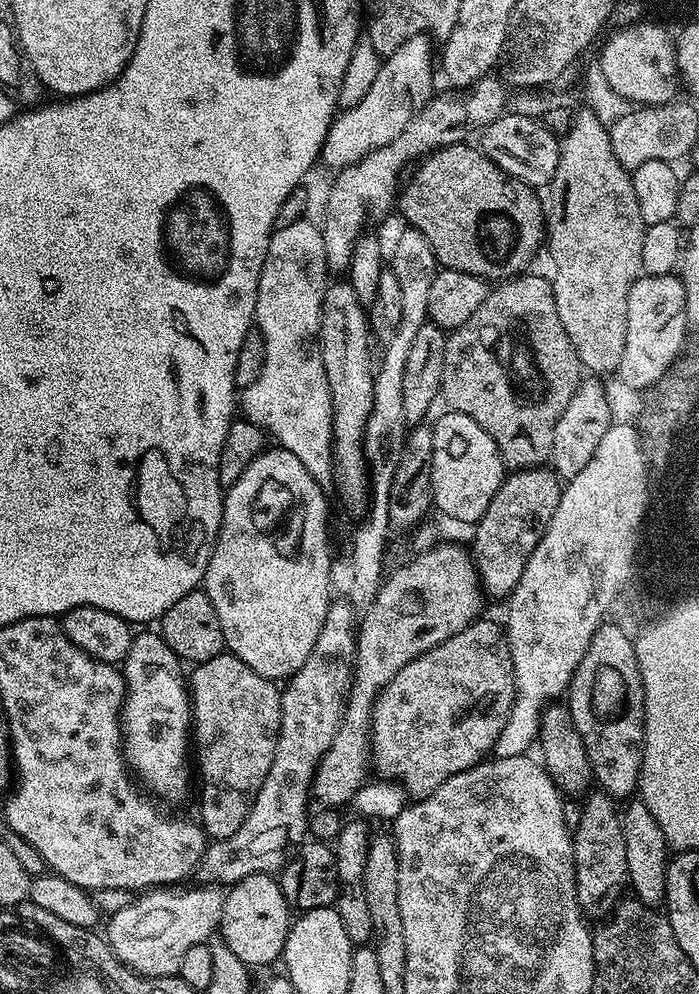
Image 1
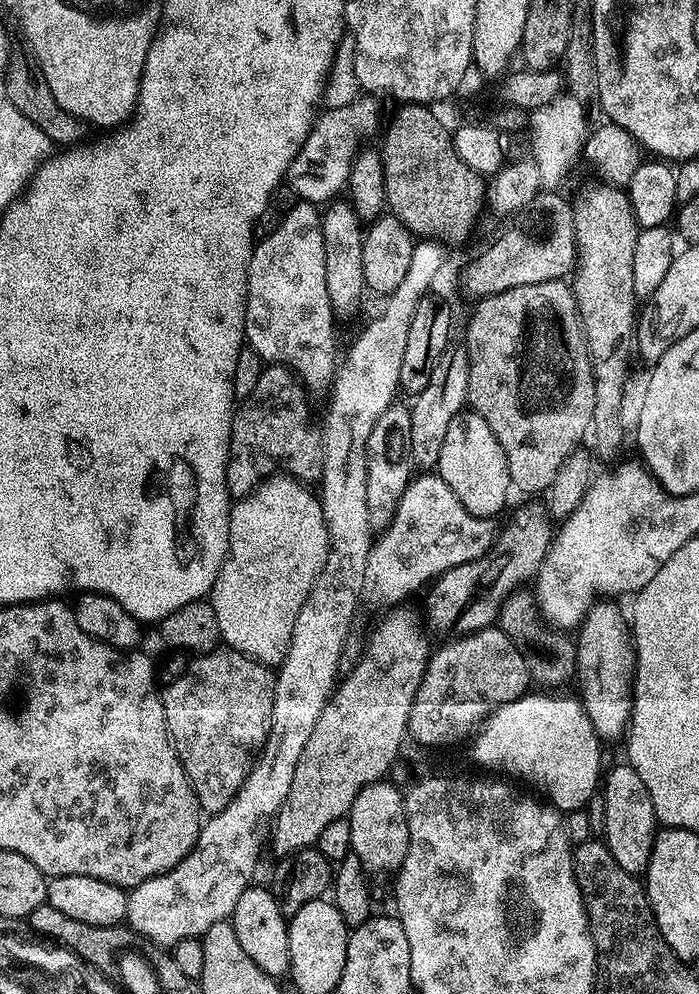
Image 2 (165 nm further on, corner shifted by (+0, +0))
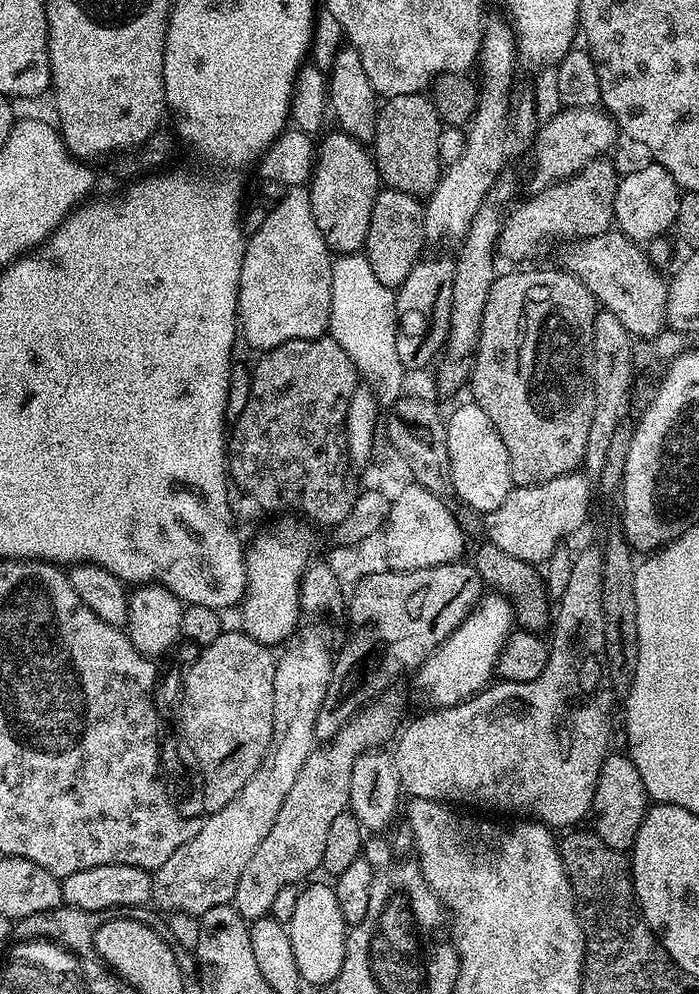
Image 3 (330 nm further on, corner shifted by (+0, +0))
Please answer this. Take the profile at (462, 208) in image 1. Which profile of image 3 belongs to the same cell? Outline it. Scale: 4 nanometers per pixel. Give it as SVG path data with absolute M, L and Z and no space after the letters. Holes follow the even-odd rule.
M415 92L387 97L376 113L376 137L370 142L381 181L389 188L417 198L431 194L442 175L438 150L441 131L442 121L431 95Z

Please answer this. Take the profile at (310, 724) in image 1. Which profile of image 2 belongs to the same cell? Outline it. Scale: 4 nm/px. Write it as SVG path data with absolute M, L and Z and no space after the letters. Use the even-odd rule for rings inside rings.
M439 474L412 478L397 502L392 520L384 533L377 535L366 558L365 601L372 604L396 604L403 596L412 596L420 587L431 585L436 577L454 566L474 562L492 549L498 537L495 519L475 516L458 502Z

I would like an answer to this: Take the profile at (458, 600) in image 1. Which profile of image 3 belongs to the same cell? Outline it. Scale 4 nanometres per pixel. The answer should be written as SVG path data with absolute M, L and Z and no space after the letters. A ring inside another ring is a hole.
M392 691L381 692L351 713L331 741L321 743L306 758L298 779L294 781L294 786L290 786L290 794L286 794L282 802L282 810L278 810L278 818L274 818L274 826L270 826L270 834L262 838L262 846L254 850L254 858L246 862L246 870L242 870L242 878L238 878L234 906L245 920L251 922L269 915L274 897L281 890L307 881L307 876L321 867L326 833L330 831L334 818L348 808L355 760L364 753L383 749L384 743L388 739L391 741L402 727L405 719L404 696Z

